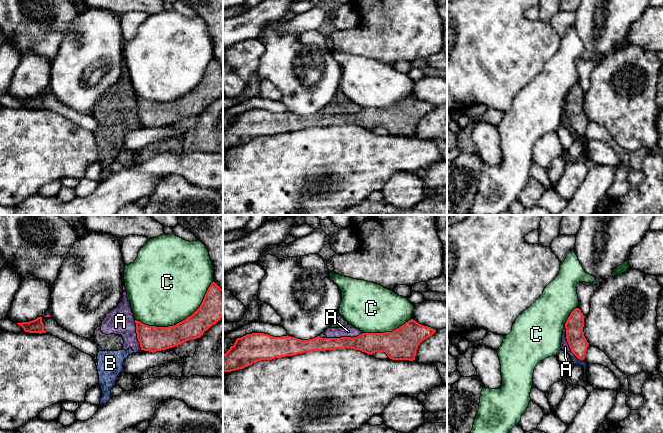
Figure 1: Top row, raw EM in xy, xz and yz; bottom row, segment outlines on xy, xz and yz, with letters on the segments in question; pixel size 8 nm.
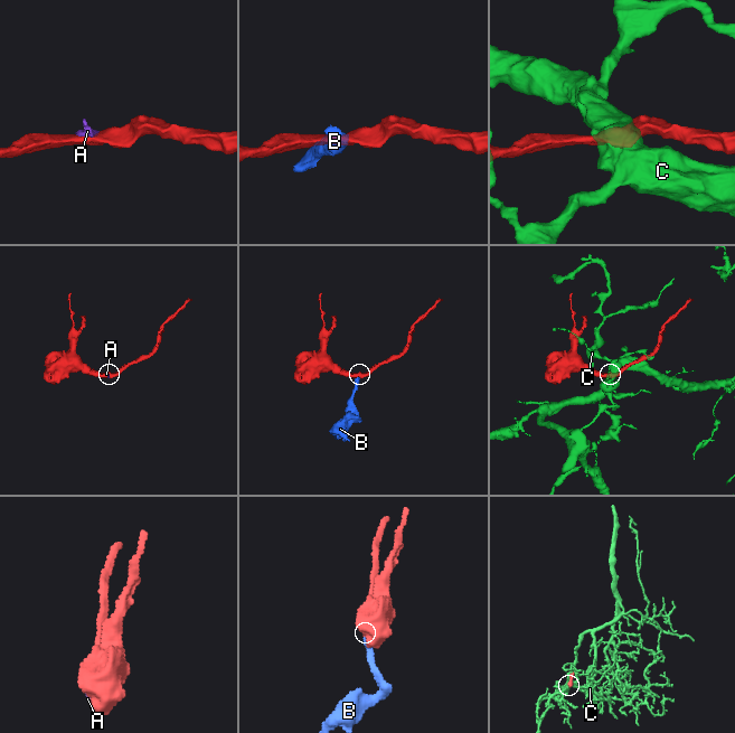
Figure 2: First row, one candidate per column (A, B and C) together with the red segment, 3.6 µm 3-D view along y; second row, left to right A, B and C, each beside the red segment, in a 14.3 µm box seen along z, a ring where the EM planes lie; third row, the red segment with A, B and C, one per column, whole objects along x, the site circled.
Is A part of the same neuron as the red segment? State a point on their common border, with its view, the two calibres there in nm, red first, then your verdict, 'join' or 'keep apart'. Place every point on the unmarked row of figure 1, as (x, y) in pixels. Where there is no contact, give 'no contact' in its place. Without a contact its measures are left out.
meets red in xz at (344, 113); 160 nm thick on the red side, 100 nm on the other; keep apart

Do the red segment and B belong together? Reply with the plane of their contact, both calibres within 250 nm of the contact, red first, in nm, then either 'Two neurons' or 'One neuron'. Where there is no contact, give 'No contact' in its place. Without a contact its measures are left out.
Touches red in yz. Thickness 150 nm (red) against 50 nm. Two neurons

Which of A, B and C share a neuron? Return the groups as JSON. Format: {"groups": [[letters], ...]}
{"groups": [["A", "B"], ["C"]]}

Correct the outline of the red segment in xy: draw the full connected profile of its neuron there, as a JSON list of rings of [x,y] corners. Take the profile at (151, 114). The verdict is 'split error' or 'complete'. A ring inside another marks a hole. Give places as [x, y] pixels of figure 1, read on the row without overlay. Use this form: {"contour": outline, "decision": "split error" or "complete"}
{"contour": [[[215,58],[208,64],[200,83],[185,96],[168,103],[148,102],[135,96],[141,126],[156,128],[200,114],[223,93],[223,65]]], "decision": "complete"}

